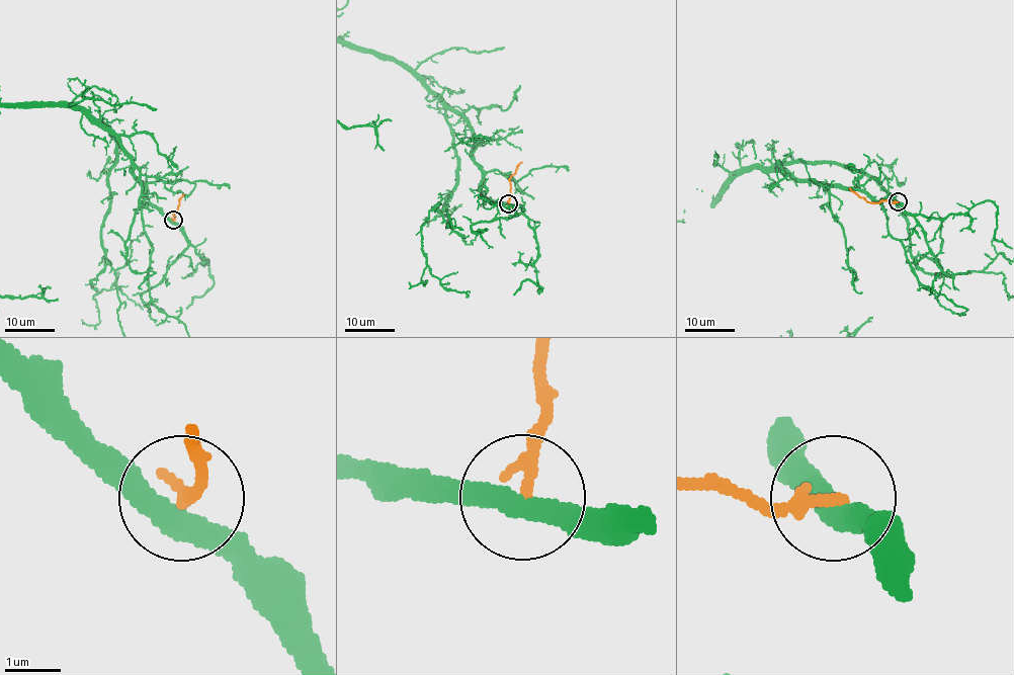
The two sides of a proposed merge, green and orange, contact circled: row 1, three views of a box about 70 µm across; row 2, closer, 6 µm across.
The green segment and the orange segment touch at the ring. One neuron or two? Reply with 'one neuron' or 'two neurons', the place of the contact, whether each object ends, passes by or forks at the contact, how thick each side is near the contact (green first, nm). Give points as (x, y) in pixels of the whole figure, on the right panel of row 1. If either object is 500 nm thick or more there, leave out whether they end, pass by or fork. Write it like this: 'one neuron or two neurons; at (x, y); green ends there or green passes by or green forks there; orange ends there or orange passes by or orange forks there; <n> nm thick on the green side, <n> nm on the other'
two neurons; at (898, 201); green passes by; orange ends there; 380 nm thick on the green side, 240 nm on the other

